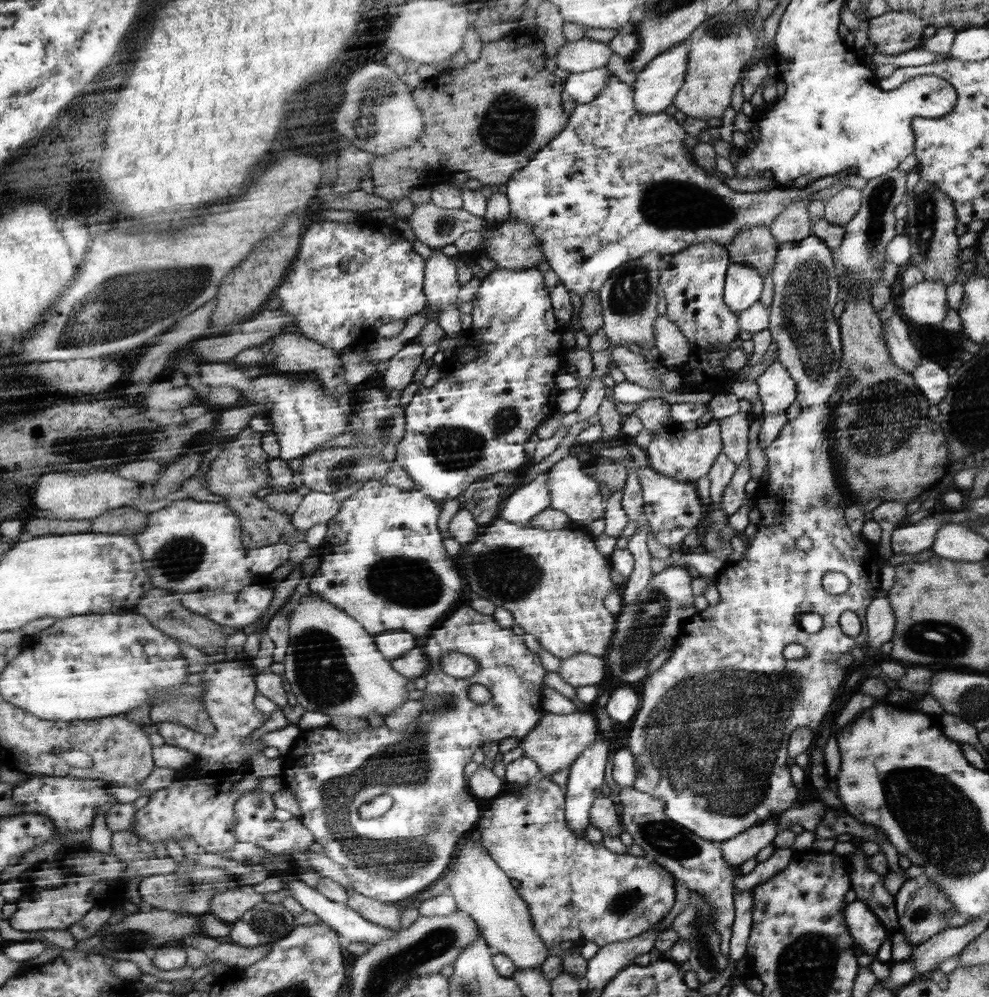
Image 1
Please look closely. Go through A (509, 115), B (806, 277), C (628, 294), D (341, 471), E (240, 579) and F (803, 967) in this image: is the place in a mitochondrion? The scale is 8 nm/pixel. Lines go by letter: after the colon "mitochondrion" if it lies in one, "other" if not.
A: mitochondrion
B: mitochondrion
C: mitochondrion
D: mitochondrion
E: other
F: mitochondrion

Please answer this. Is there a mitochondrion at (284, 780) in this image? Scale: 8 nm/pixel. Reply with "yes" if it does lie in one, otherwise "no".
no

